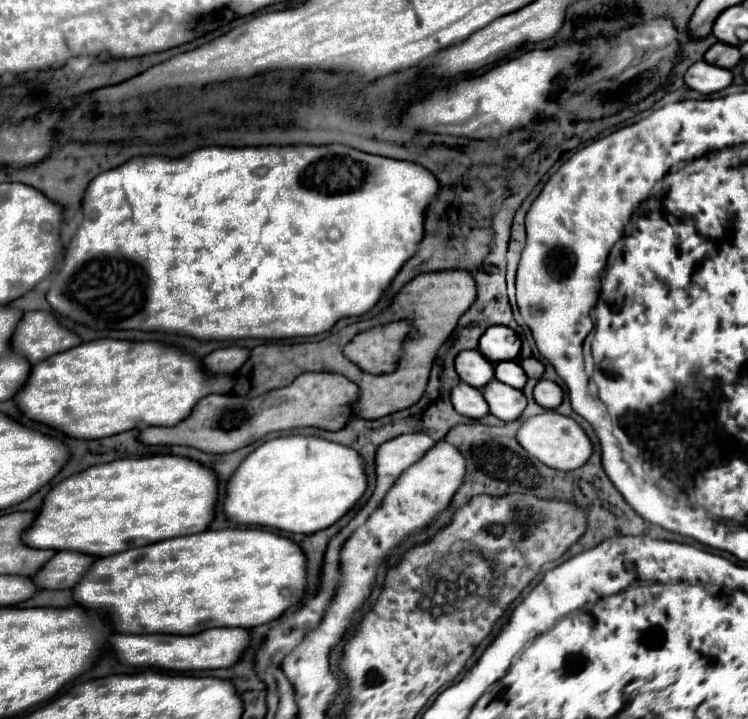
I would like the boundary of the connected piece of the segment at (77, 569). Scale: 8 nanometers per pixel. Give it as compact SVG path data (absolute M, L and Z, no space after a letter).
M74 551L56 553L38 569L38 575L32 575L32 583L38 589L70 589L78 579L82 579L90 563L94 563L94 557L90 555Z

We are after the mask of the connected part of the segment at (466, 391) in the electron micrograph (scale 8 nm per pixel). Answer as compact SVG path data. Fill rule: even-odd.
M458 383L452 387L450 391L450 399L452 399L452 405L454 409L460 413L460 415L466 415L470 419L480 419L484 415L488 415L488 407L486 407L486 401L484 401L484 395L466 385L466 383Z

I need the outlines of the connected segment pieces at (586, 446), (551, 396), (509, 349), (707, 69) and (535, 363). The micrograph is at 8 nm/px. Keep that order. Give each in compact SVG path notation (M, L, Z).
M546 411L546 413L540 413L540 415L528 417L520 425L516 439L518 439L520 447L526 449L532 457L536 457L540 463L544 463L552 469L558 469L558 471L578 469L592 455L592 443L588 439L588 435L582 431L582 427L574 419L564 417L560 413L554 413L554 411Z
M540 379L534 387L534 401L544 409L556 409L562 403L562 389L554 381Z
M492 325L480 337L480 353L492 363L514 361L520 353L520 339L510 327Z
M698 61L686 71L684 83L702 95L708 95L726 89L732 83L732 73L728 69L714 67L706 61Z
M534 357L520 359L520 367L526 371L528 377L534 377L534 379L540 379L542 373L544 373L544 365L538 359L534 359Z

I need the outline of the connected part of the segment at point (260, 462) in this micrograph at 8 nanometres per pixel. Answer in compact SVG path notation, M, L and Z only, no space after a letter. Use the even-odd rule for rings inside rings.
M290 435L262 443L238 465L226 485L224 513L234 523L310 535L330 527L340 517L344 517L364 495L364 491L366 473L362 471L362 461L358 459L358 455L354 455L354 451L350 451L350 447L338 447L338 443L326 443L326 439L318 437Z

